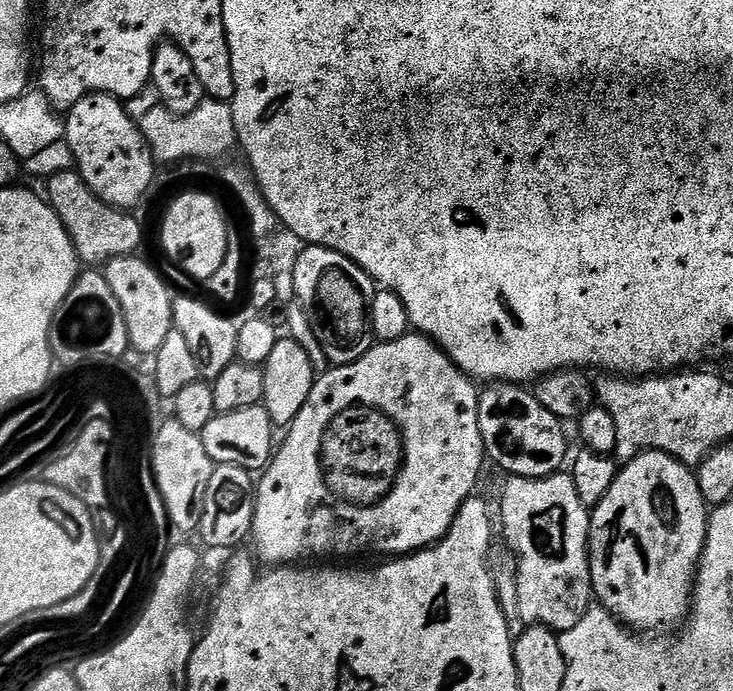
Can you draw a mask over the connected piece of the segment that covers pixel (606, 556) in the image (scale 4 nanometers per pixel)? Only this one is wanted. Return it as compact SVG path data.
M655 450L643 452L635 456L634 459L627 461L617 471L614 486L610 486L610 490L606 490L606 498L602 498L602 502L598 502L596 507L591 509L588 521L588 561L592 571L592 590L599 607L612 613L621 624L629 629L639 630L644 634L656 634L661 630L672 630L683 625L692 603L692 589L698 575L700 556L704 552L709 515L710 506L702 498L702 490L698 490L695 471L689 465L683 464L669 452L657 452Z

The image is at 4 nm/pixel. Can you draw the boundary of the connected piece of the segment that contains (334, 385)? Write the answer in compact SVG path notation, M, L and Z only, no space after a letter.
M409 334L398 338L397 340L385 340L383 342L373 343L372 348L362 358L358 358L352 364L337 364L329 367L327 372L321 372L316 377L316 385L310 390L310 398L306 398L306 406L302 406L302 410L298 410L296 417L292 419L288 432L284 436L284 441L279 441L278 447L275 449L272 461L268 467L263 469L262 475L259 477L256 484L256 513L254 514L254 522L252 523L252 535L250 537L251 543L256 543L255 555L259 557L265 565L268 566L292 566L297 562L308 562L311 556L360 556L363 552L388 552L384 554L411 554L419 549L426 548L430 544L435 544L437 540L444 539L451 528L454 518L458 514L460 507L470 499L472 492L476 488L476 483L480 480L480 471L486 465L486 453L484 450L484 443L482 442L482 434L478 426L478 406L480 405L480 392L477 385L474 383L472 377L466 375L464 371L454 361L451 360L441 350L440 347L433 340L428 339L423 334Z

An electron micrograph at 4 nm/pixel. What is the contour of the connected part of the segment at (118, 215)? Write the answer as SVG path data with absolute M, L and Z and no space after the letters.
M73 170L49 176L46 187L48 205L58 214L58 218L62 218L62 226L66 226L66 234L70 234L70 240L74 242L74 250L80 255L81 265L103 266L118 256L131 256L141 251L140 243L144 240L144 228L132 217L133 213L123 208L115 208L105 200L98 199L79 172Z

